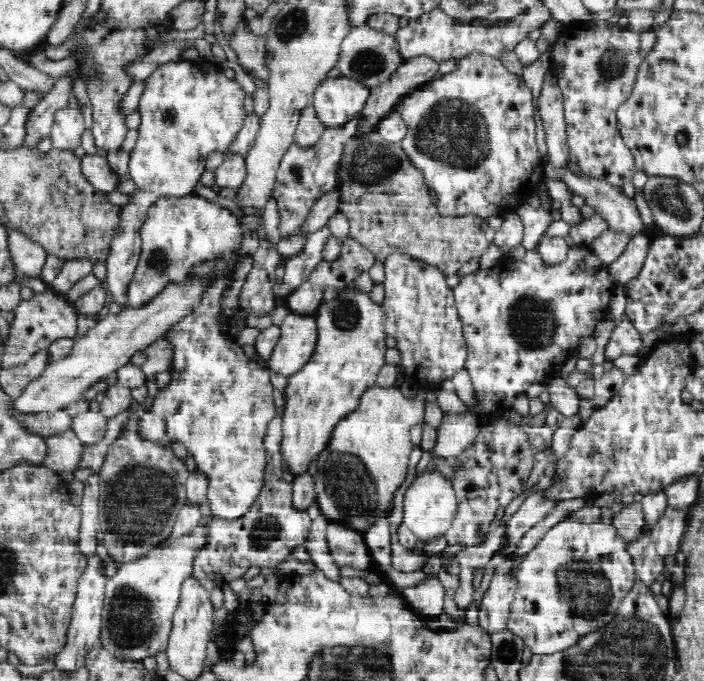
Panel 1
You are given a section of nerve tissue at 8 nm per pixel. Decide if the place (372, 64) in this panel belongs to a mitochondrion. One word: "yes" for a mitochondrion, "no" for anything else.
yes

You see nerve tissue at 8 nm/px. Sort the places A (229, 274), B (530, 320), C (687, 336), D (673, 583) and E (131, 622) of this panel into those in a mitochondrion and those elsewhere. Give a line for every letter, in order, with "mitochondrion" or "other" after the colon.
A: other
B: mitochondrion
C: other
D: other
E: mitochondrion

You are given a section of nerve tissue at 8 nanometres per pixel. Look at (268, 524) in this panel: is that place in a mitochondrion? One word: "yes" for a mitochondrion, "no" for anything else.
yes

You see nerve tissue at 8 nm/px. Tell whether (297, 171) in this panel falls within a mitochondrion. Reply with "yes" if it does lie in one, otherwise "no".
yes

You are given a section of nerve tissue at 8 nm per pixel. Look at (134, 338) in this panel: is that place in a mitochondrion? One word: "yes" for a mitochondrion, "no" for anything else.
no

